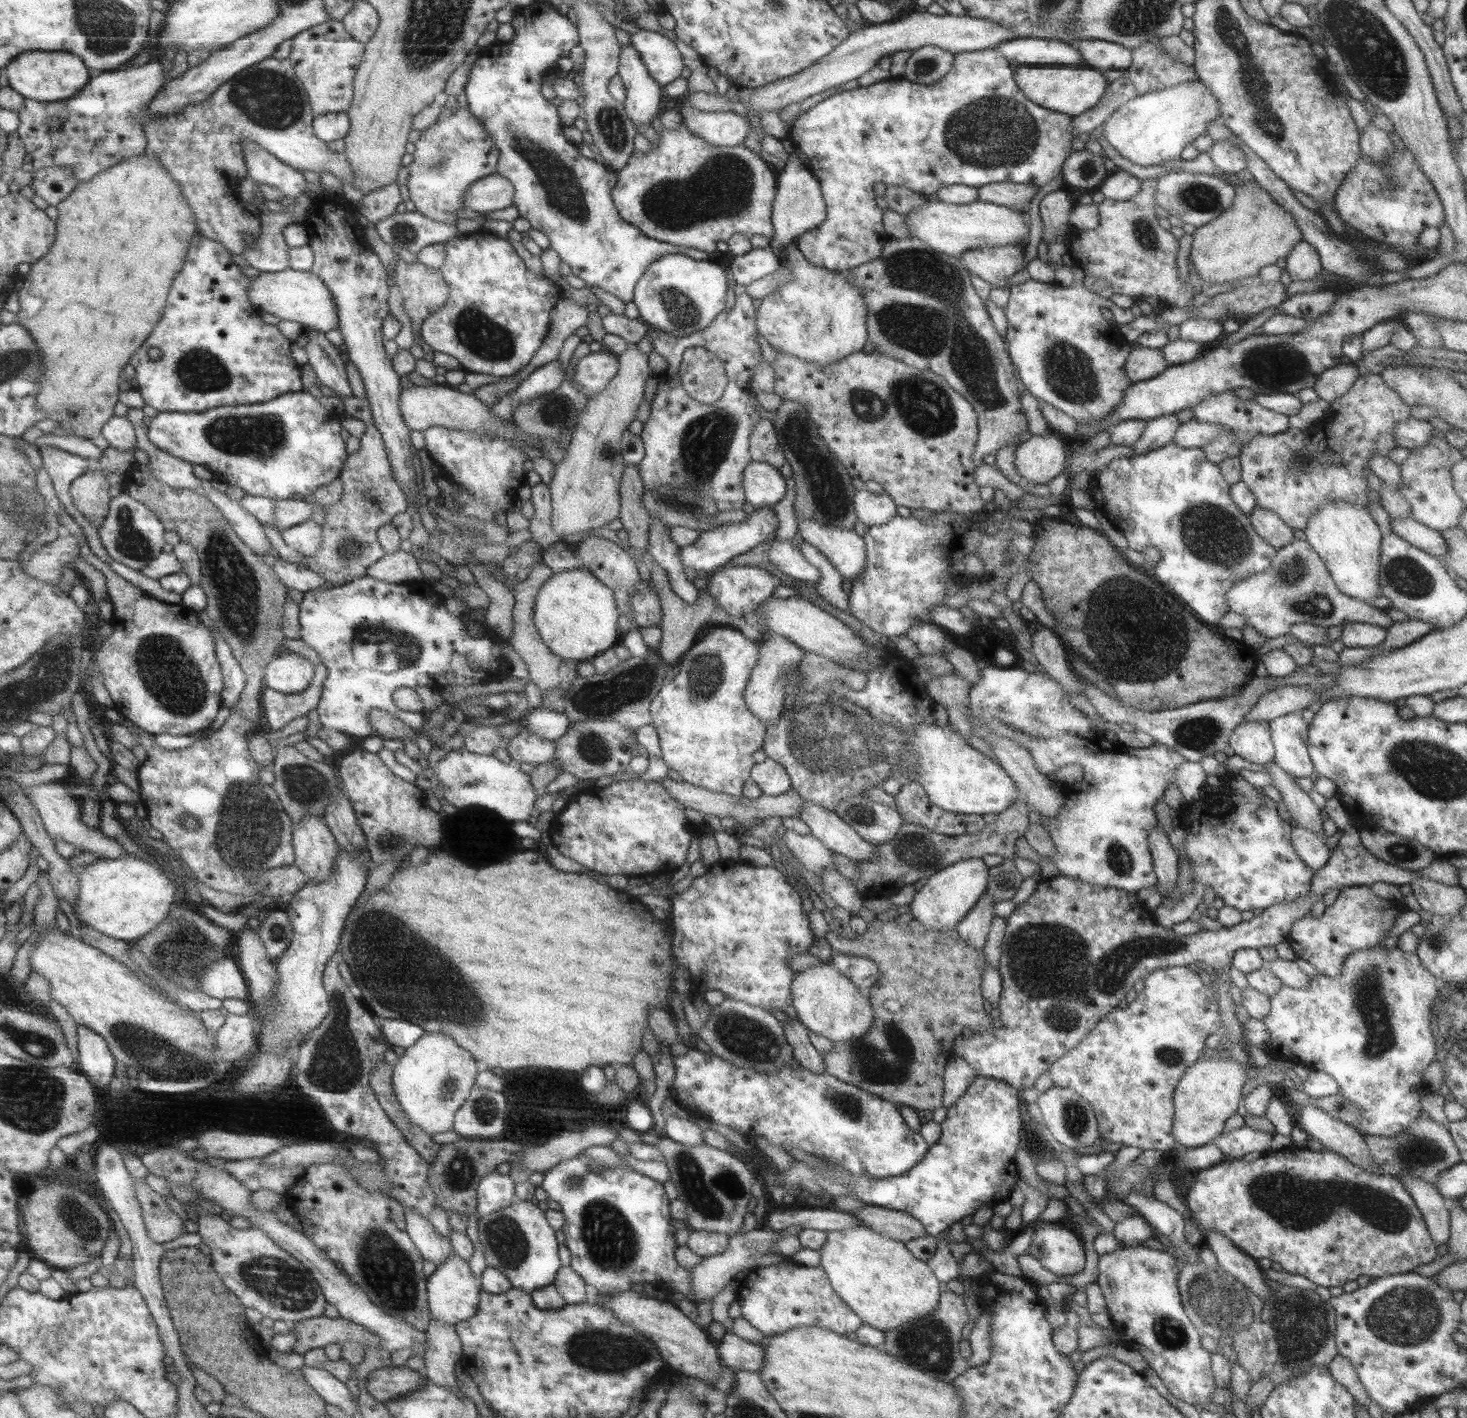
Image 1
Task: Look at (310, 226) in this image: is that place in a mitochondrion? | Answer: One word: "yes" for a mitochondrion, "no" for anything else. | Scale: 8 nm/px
no

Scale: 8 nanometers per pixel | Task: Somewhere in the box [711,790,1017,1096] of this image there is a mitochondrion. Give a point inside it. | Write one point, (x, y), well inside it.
(916, 851)

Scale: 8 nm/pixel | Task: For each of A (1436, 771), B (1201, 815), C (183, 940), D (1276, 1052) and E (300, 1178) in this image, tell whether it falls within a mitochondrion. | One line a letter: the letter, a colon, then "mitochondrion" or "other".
A: mitochondrion
B: other
C: mitochondrion
D: other
E: other

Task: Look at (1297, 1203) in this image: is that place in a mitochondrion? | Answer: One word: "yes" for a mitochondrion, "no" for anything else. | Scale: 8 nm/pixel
yes

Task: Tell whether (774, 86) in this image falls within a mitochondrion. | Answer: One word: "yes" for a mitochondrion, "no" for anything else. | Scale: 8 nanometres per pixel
no

